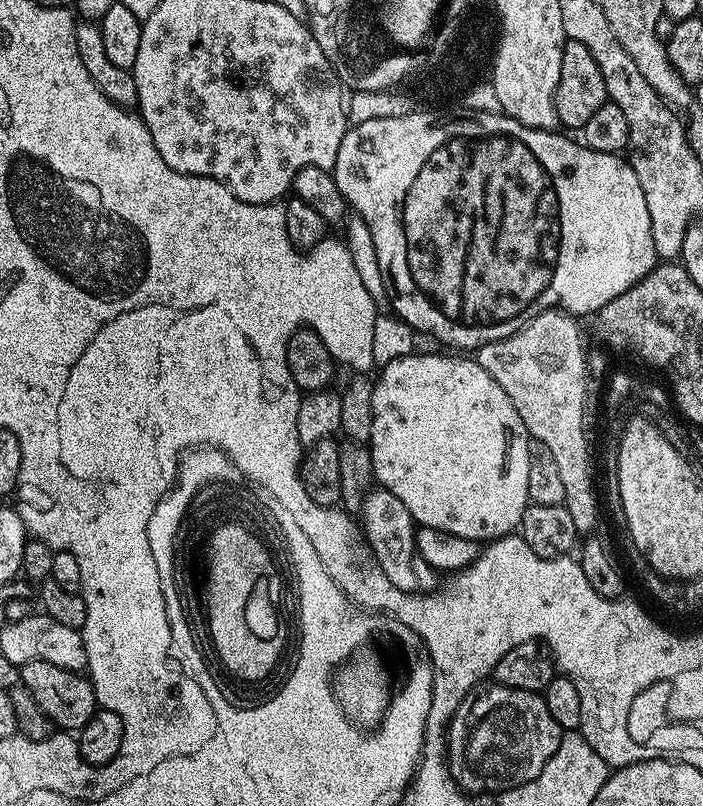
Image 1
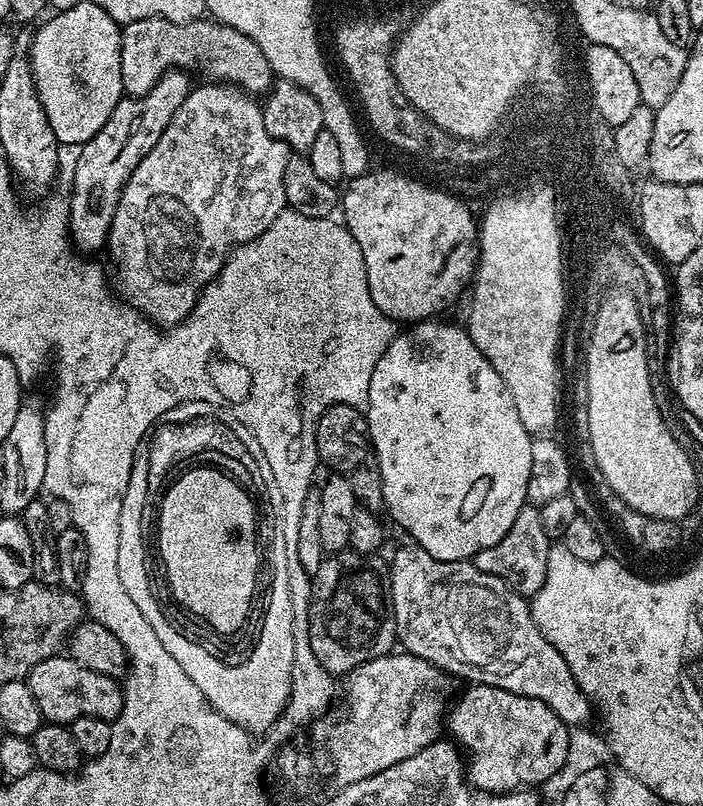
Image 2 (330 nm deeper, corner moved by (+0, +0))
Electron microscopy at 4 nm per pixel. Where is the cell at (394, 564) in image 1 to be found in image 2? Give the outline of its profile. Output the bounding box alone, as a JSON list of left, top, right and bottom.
[388,542,594,726]

